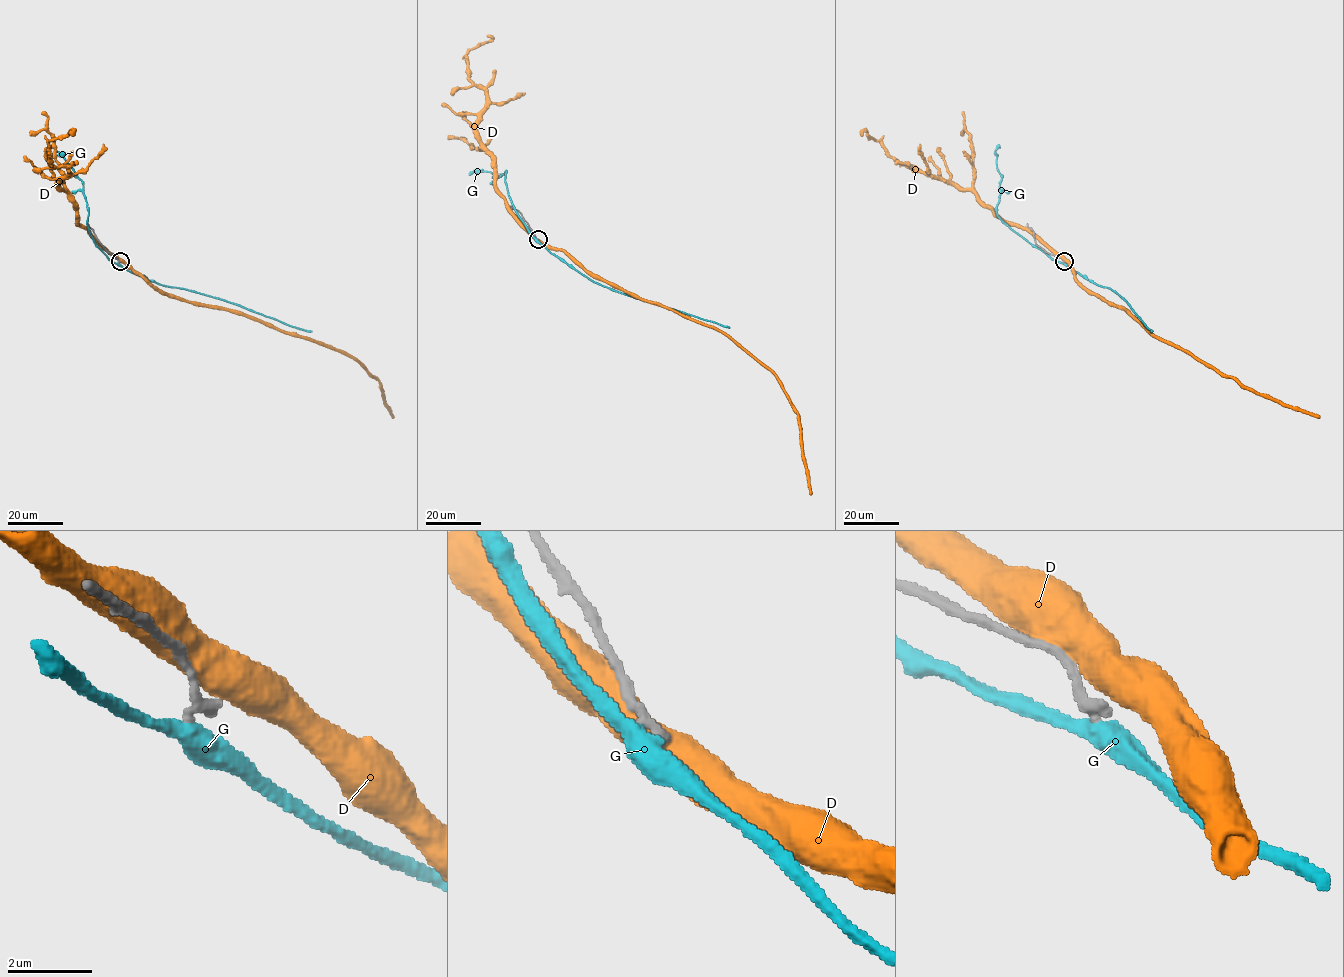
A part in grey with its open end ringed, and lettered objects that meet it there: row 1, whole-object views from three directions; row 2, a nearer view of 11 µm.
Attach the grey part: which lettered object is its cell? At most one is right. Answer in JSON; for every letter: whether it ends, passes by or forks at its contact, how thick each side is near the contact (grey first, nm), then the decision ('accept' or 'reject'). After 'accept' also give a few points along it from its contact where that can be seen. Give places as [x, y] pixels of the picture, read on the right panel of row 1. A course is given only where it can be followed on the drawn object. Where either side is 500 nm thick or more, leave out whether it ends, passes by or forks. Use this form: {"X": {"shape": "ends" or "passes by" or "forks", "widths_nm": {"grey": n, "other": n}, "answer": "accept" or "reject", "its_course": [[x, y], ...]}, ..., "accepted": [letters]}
{"D": {"widths_nm": {"grey": 320, "other": 750}, "answer": "reject"}, "G": {"shape": "passes by", "widths_nm": {"grey": 320, "other": 440}, "answer": "reject"}, "accepted": []}

